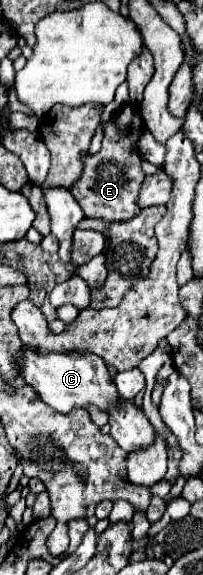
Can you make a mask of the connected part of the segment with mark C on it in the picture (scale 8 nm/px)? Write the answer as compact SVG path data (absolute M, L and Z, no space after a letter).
M22 347L16 361L24 361L22 377L28 385L36 389L40 399L60 413L70 413L72 409L86 409L86 405L96 405L100 411L108 411L120 405L120 393L116 389L114 377L110 375L106 363L92 353L50 353L38 355L28 347Z

